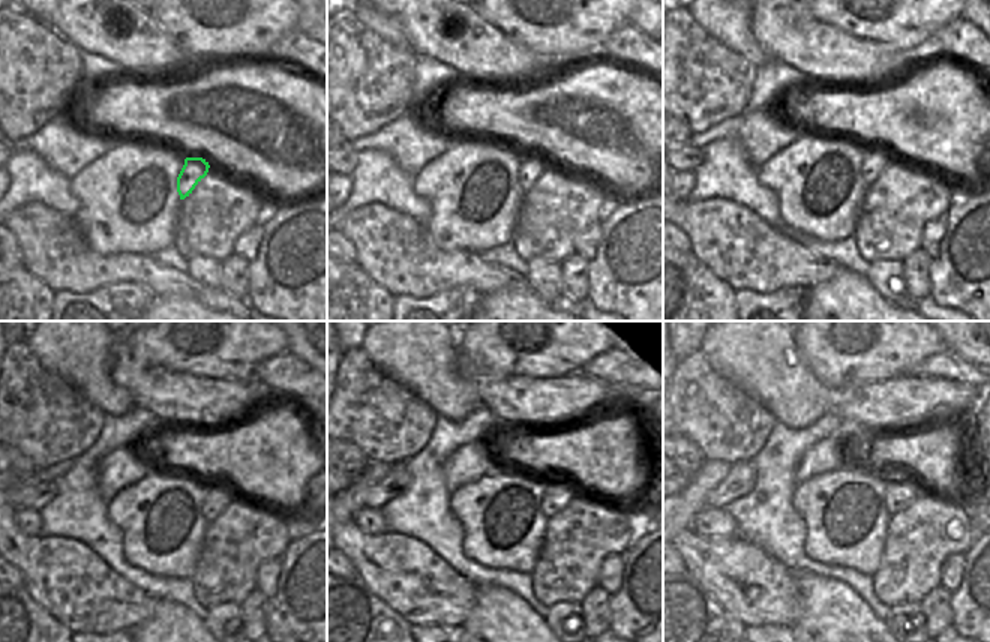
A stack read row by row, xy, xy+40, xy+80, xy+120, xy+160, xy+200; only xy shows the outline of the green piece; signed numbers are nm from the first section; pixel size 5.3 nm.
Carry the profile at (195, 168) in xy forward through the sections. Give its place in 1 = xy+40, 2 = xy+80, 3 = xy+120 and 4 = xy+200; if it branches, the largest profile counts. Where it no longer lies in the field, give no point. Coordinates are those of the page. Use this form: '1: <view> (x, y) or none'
1: xy+40 (537, 164)
2: xy+80 (878, 159)
3: xy+120 (221, 494)
4: xy+200 (900, 492)

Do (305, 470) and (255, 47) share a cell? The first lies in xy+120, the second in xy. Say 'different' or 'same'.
different

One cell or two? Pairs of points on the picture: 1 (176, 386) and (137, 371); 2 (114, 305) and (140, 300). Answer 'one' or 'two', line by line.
1: one
2: one

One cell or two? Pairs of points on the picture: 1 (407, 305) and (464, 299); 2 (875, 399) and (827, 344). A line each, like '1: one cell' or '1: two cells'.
1: one cell
2: two cells

